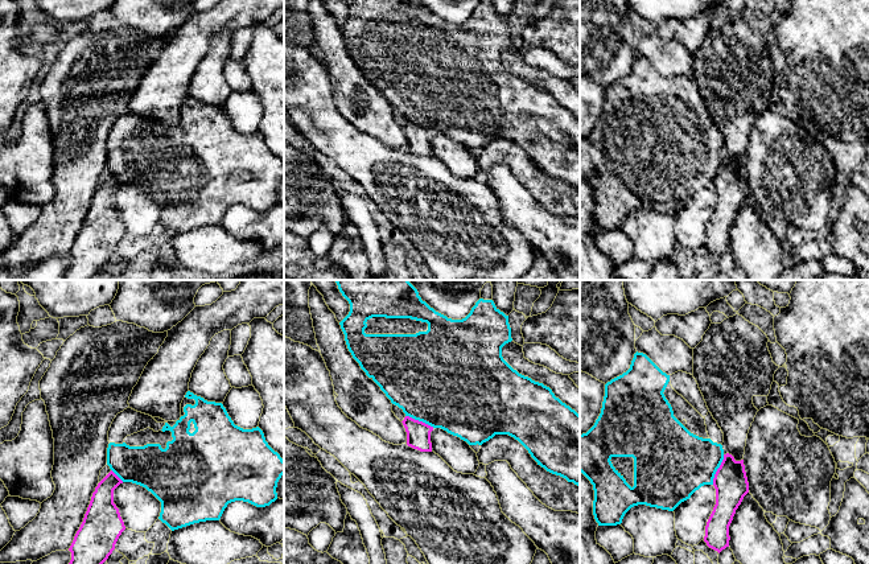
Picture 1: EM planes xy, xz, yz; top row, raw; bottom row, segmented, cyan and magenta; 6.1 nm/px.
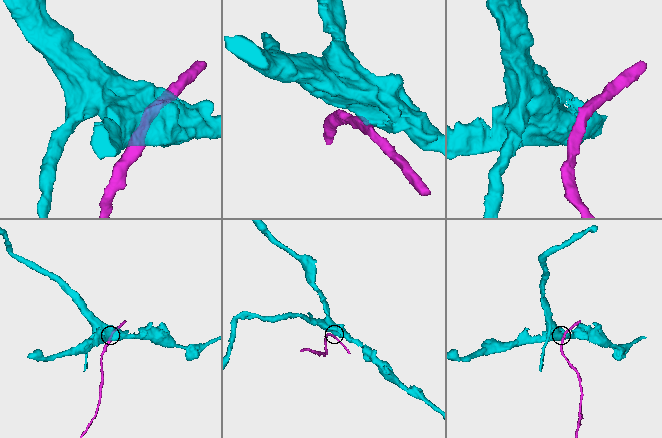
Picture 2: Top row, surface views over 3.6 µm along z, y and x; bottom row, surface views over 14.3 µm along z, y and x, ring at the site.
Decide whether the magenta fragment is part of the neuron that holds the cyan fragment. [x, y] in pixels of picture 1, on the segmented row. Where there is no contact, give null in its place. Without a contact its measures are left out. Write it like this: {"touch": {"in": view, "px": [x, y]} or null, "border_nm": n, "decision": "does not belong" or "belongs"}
{"touch": {"in": "yz", "px": [717, 468]}, "border_nm": 200, "decision": "does not belong"}

